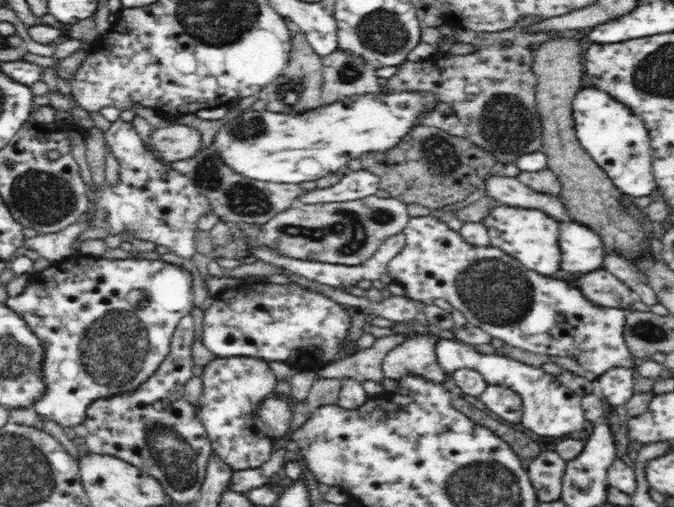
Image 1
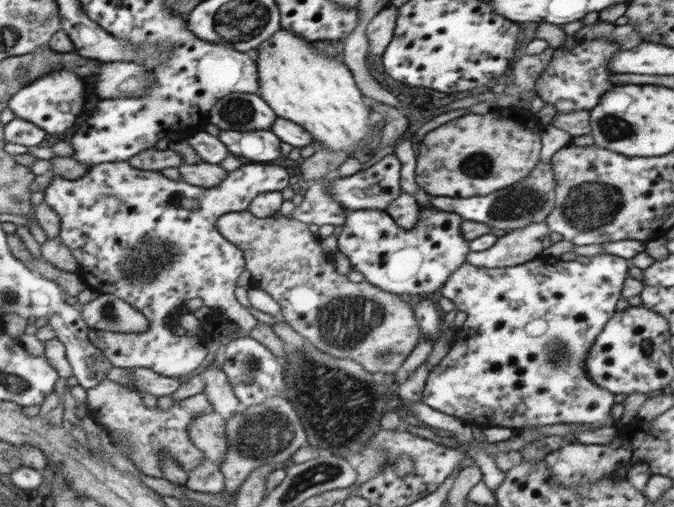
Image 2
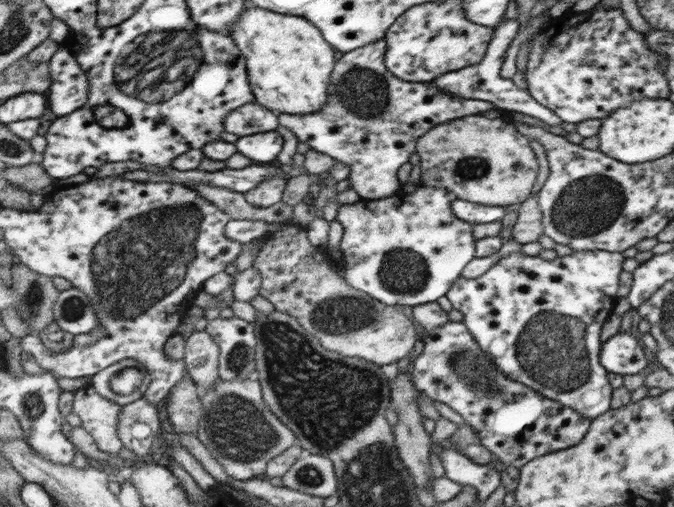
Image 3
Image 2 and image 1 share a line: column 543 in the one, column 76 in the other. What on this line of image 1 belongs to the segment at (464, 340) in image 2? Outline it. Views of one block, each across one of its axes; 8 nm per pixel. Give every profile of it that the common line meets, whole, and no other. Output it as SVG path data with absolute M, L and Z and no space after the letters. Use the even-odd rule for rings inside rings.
M77 253L55 264L43 264L30 276L28 286L24 288L24 292L18 296L8 297L5 302L6 306L9 306L24 320L27 327L38 336L44 345L42 379L44 379L46 389L42 393L42 396L33 402L32 407L41 417L45 417L47 420L54 420L54 422L62 427L74 427L85 421L87 408L95 400L118 393L133 391L135 388L138 388L140 384L143 384L150 376L153 376L154 372L157 372L160 364L168 356L174 331L180 319L192 310L192 302L192 273L184 269L184 267L167 263L166 261L162 261L162 259L148 260L133 256L126 259L108 259L89 257Z

